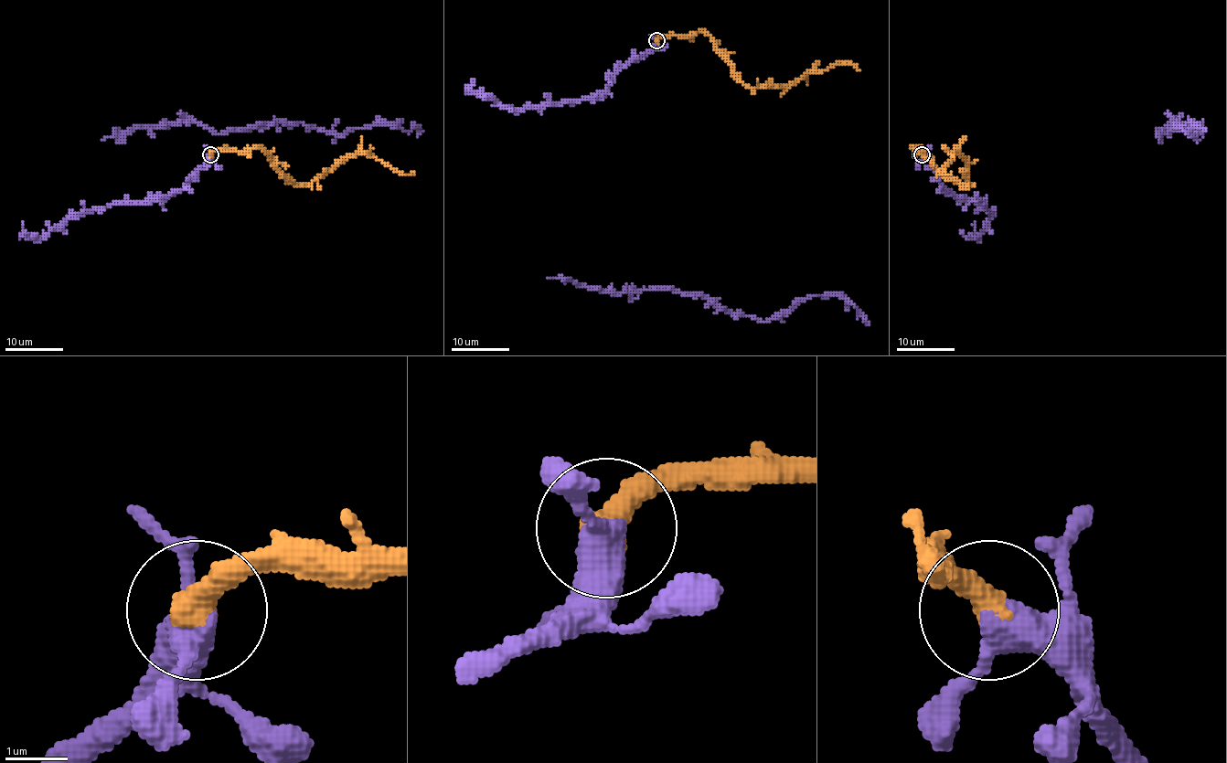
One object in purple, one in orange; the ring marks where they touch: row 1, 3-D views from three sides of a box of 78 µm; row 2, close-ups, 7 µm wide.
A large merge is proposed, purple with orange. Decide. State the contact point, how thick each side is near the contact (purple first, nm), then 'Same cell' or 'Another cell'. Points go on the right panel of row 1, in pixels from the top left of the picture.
Place: (922, 154). Thickness 440 nm (purple) against 500 nm. Same cell

